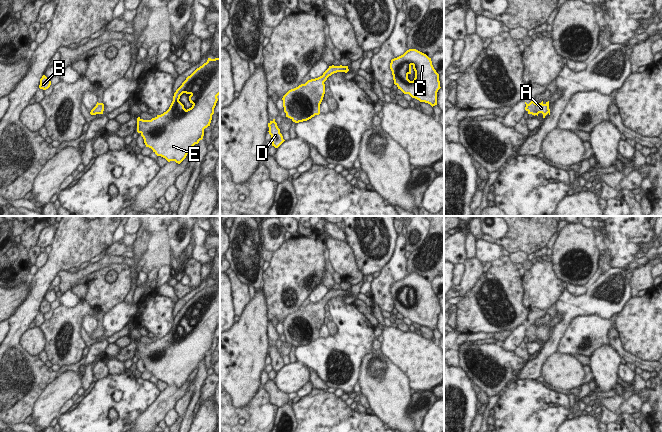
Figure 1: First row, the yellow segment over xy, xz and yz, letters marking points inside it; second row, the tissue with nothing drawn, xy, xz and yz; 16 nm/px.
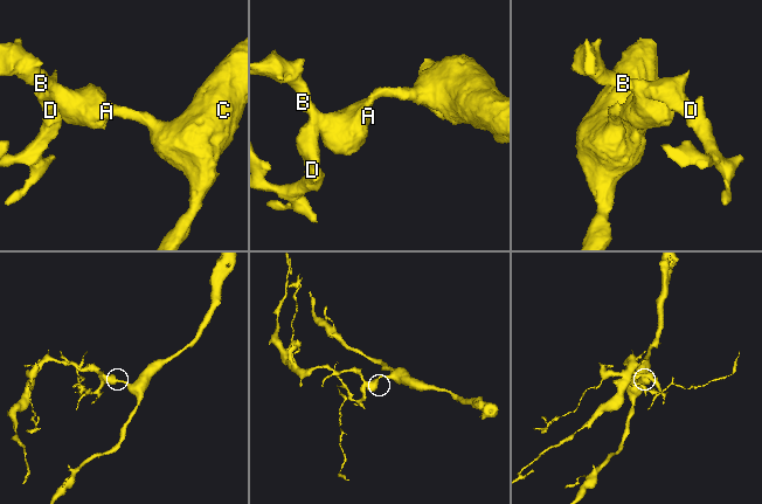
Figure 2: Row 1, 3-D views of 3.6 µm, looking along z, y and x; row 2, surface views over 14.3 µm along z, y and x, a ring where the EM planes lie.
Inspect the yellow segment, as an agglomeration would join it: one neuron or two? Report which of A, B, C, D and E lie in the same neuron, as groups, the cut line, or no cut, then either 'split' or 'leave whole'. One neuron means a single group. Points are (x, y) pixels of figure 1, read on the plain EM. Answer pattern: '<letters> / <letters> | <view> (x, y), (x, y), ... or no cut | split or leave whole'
A B C D E | no cut | leave whole

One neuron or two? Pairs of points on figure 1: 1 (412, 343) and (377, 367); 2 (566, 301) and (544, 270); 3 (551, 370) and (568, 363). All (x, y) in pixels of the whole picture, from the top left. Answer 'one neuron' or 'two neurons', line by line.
1: two neurons
2: two neurons
3: one neuron

